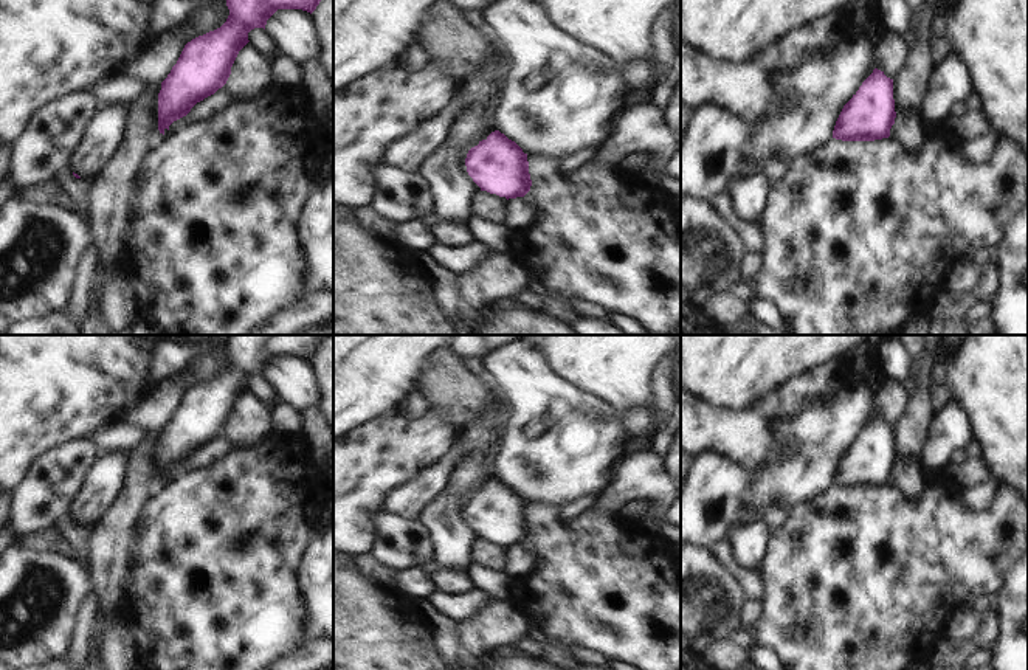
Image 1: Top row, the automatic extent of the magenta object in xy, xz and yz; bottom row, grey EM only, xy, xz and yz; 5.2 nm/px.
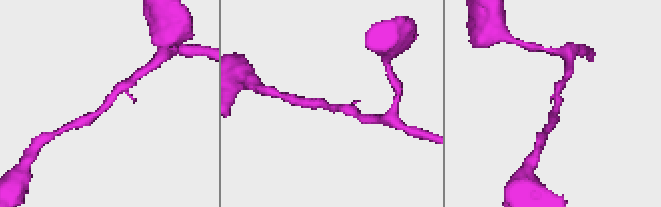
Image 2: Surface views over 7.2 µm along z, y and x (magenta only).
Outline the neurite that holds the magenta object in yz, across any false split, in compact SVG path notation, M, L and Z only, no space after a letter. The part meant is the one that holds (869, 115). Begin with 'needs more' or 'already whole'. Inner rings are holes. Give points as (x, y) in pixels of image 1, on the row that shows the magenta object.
already whole | M874 68L843 105L836 121L833 138L842 141L888 138L895 118L893 79Z

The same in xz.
already whole | M499 130L468 150L465 166L481 191L507 200L524 197L530 191L527 154Z

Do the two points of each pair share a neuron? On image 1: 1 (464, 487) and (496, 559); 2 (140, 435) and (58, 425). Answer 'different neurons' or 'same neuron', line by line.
1: different neurons
2: different neurons

